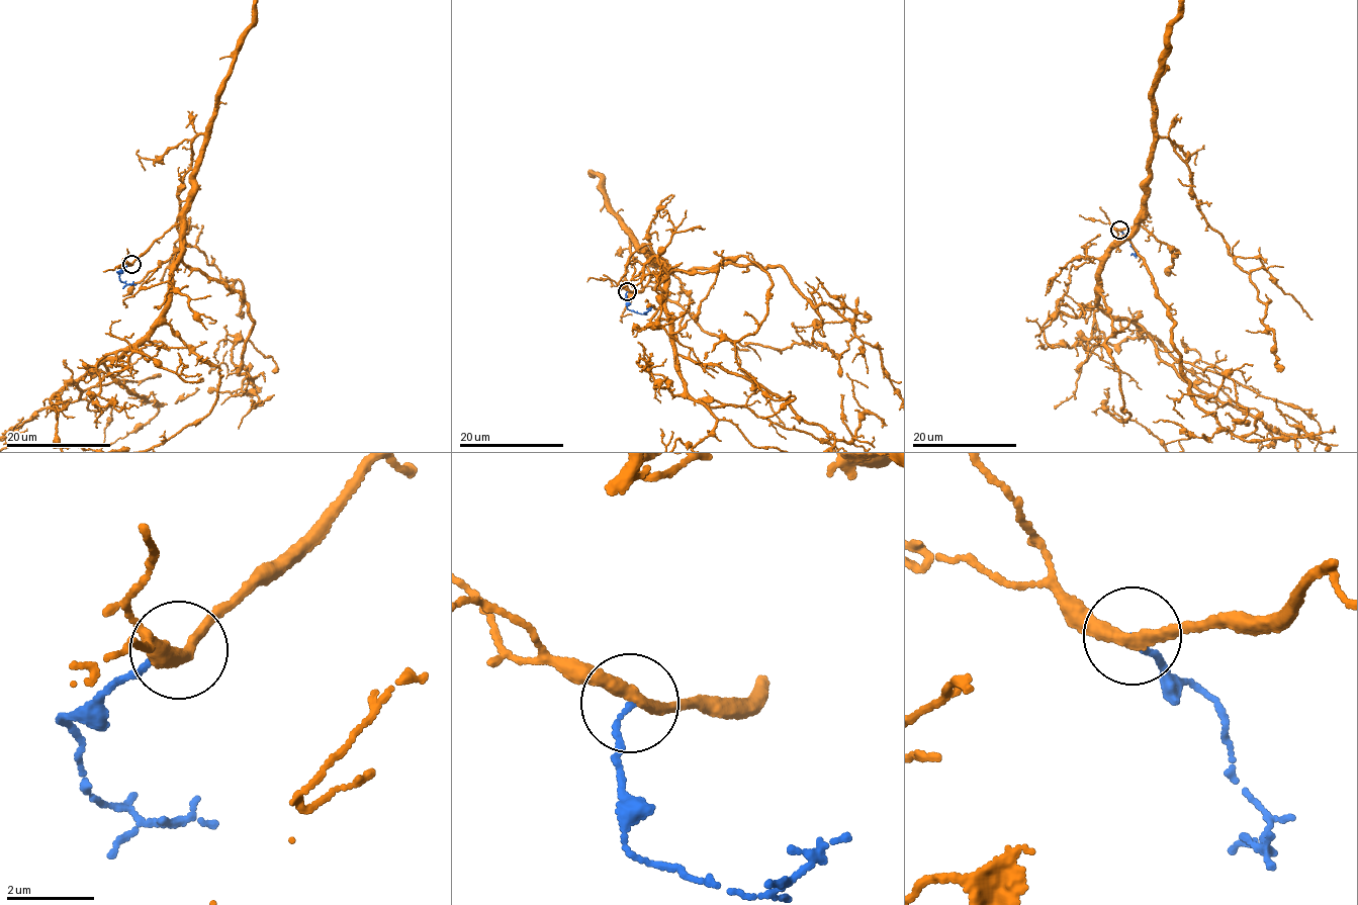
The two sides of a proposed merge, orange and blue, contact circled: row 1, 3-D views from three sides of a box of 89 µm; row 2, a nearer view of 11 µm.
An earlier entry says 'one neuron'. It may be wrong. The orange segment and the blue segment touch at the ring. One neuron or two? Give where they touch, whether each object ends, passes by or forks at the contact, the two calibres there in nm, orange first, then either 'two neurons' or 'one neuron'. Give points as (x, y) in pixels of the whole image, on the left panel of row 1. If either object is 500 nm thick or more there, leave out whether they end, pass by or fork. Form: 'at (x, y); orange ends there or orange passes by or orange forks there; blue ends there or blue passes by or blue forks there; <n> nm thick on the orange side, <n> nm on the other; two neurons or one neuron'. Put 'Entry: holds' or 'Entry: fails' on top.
Entry: holds
at (131, 264); orange passes by; blue ends there; 300 nm thick on the orange side, 120 nm on the other; one neuron

